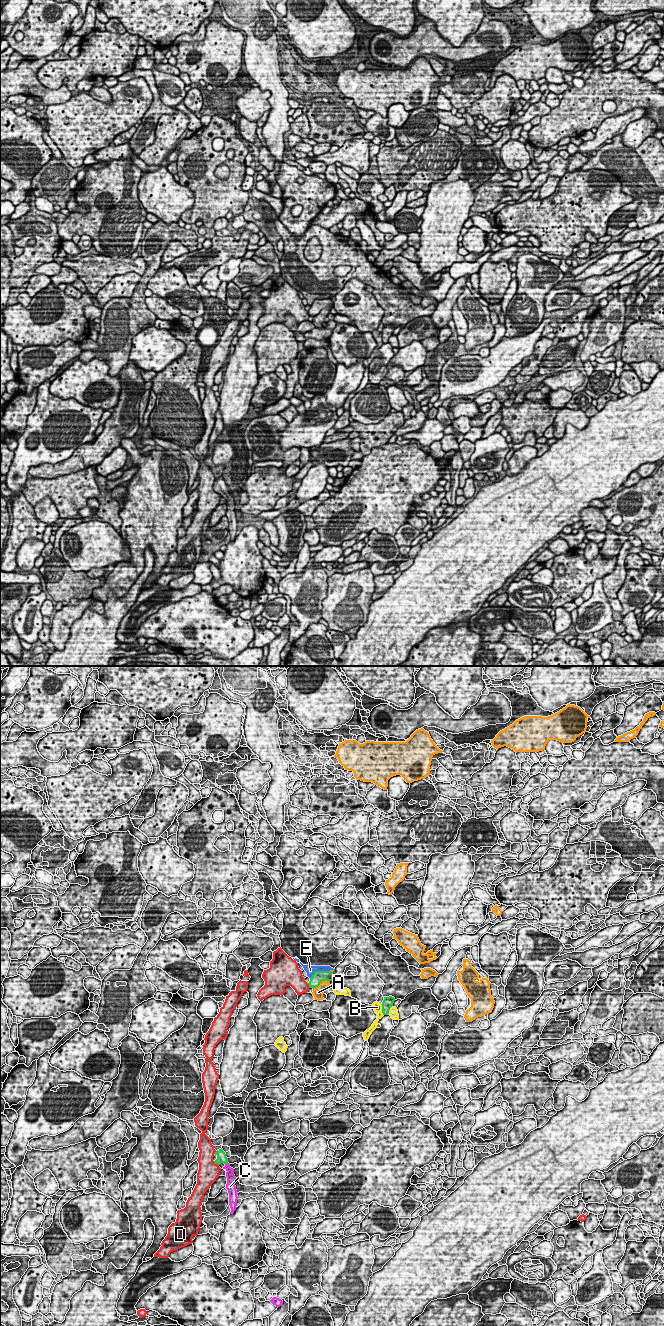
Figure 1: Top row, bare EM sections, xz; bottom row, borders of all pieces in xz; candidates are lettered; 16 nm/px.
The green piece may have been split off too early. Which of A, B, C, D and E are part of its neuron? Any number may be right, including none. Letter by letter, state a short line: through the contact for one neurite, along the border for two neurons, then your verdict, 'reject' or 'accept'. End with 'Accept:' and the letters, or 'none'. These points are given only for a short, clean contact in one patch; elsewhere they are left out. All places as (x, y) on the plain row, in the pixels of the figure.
A: reject
B: reject
C: line xz (221, 484), (226, 491), (230, 503); accept
D: reject
E: reject
Accept: C

